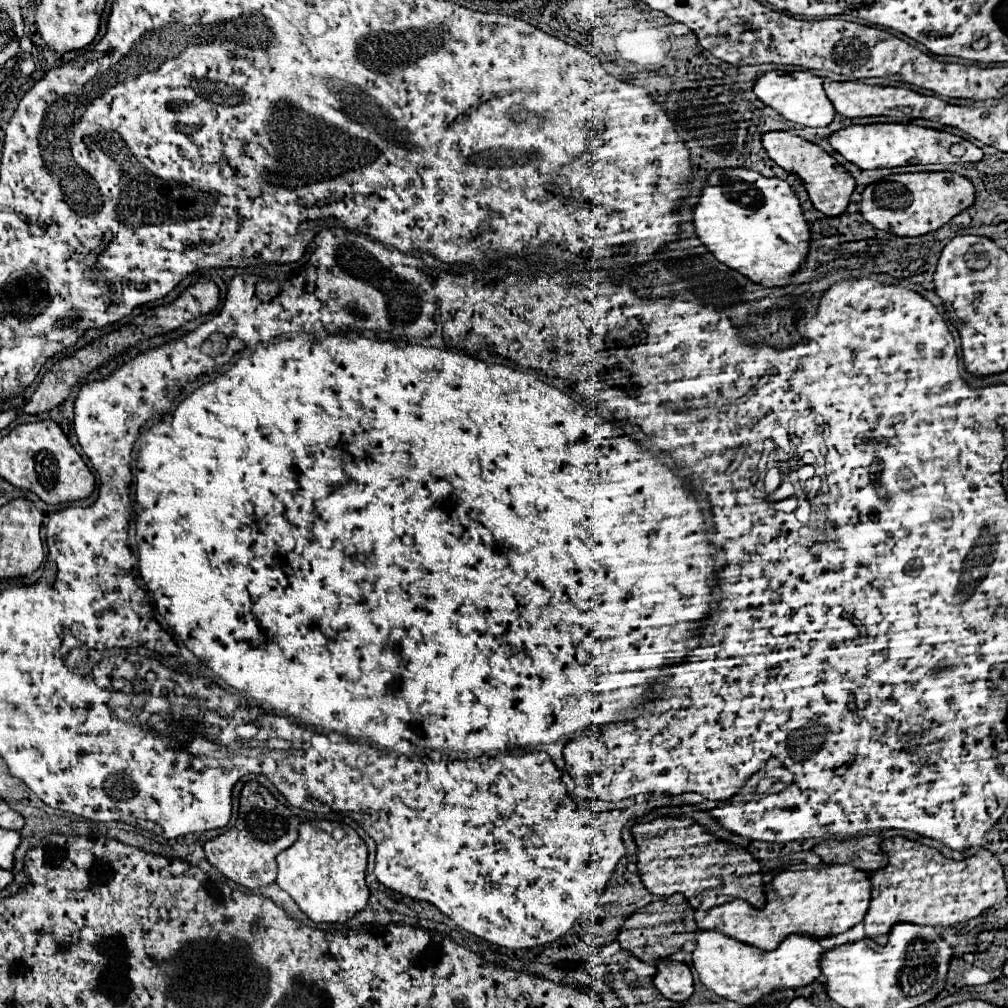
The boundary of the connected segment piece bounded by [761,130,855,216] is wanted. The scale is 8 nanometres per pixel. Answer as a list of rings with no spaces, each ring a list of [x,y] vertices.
[[[773,130],[773,132],[761,134],[761,144],[763,144],[767,156],[777,166],[781,166],[783,170],[787,170],[791,174],[797,174],[803,180],[803,186],[805,186],[813,206],[819,212],[823,212],[825,216],[839,216],[845,212],[851,192],[855,188],[855,180],[853,180],[851,172],[847,172],[841,164],[833,164],[835,160],[829,160],[831,156],[823,148],[819,148],[813,142],[807,142],[787,130]]]

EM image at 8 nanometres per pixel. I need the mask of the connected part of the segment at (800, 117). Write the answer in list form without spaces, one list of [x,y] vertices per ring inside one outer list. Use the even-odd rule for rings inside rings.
[[[775,70],[765,72],[753,82],[753,92],[763,104],[777,110],[783,118],[801,126],[827,126],[835,116],[835,108],[823,90],[823,78],[807,70],[795,70],[791,74],[779,74]]]

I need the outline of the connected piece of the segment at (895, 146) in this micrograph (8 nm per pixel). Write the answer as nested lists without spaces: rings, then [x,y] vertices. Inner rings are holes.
[[[855,124],[841,128],[833,132],[827,142],[837,150],[845,160],[857,164],[859,168],[893,168],[893,166],[903,166],[903,164],[933,164],[933,162],[943,162],[943,164],[955,164],[955,162],[977,162],[983,158],[983,150],[977,148],[975,144],[963,140],[961,136],[949,134],[945,130],[935,130],[935,128],[923,128],[915,124]],[[955,142],[965,144],[965,154],[955,158],[949,154],[949,146]]]

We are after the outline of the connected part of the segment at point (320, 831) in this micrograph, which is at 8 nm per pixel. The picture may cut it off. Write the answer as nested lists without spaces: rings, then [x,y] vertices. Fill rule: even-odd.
[[[313,820],[299,826],[299,840],[277,854],[277,884],[297,902],[313,920],[343,924],[361,912],[369,900],[365,886],[367,846],[361,836],[347,824]]]

